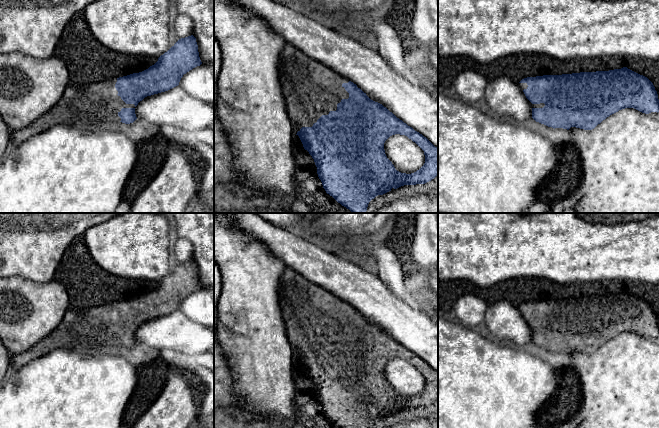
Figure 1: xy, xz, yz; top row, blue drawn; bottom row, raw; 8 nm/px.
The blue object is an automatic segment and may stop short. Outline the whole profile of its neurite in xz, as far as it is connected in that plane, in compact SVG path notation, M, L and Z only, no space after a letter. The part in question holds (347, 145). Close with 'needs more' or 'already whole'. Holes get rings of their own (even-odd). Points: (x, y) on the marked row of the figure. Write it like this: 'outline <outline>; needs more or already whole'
outline M285 42L280 56L280 85L295 135L299 136L304 149L314 159L323 188L327 194L352 213L365 213L372 199L391 191L392 188L425 184L438 176L438 147L397 118L382 104L371 100L356 84L288 42ZM395 134L407 136L424 151L425 163L416 172L401 173L387 158L384 143Z; needs more

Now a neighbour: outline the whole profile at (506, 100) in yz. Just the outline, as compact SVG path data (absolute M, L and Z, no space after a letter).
M507 76L487 81L484 99L499 118L523 124L532 118L532 107L519 84Z

